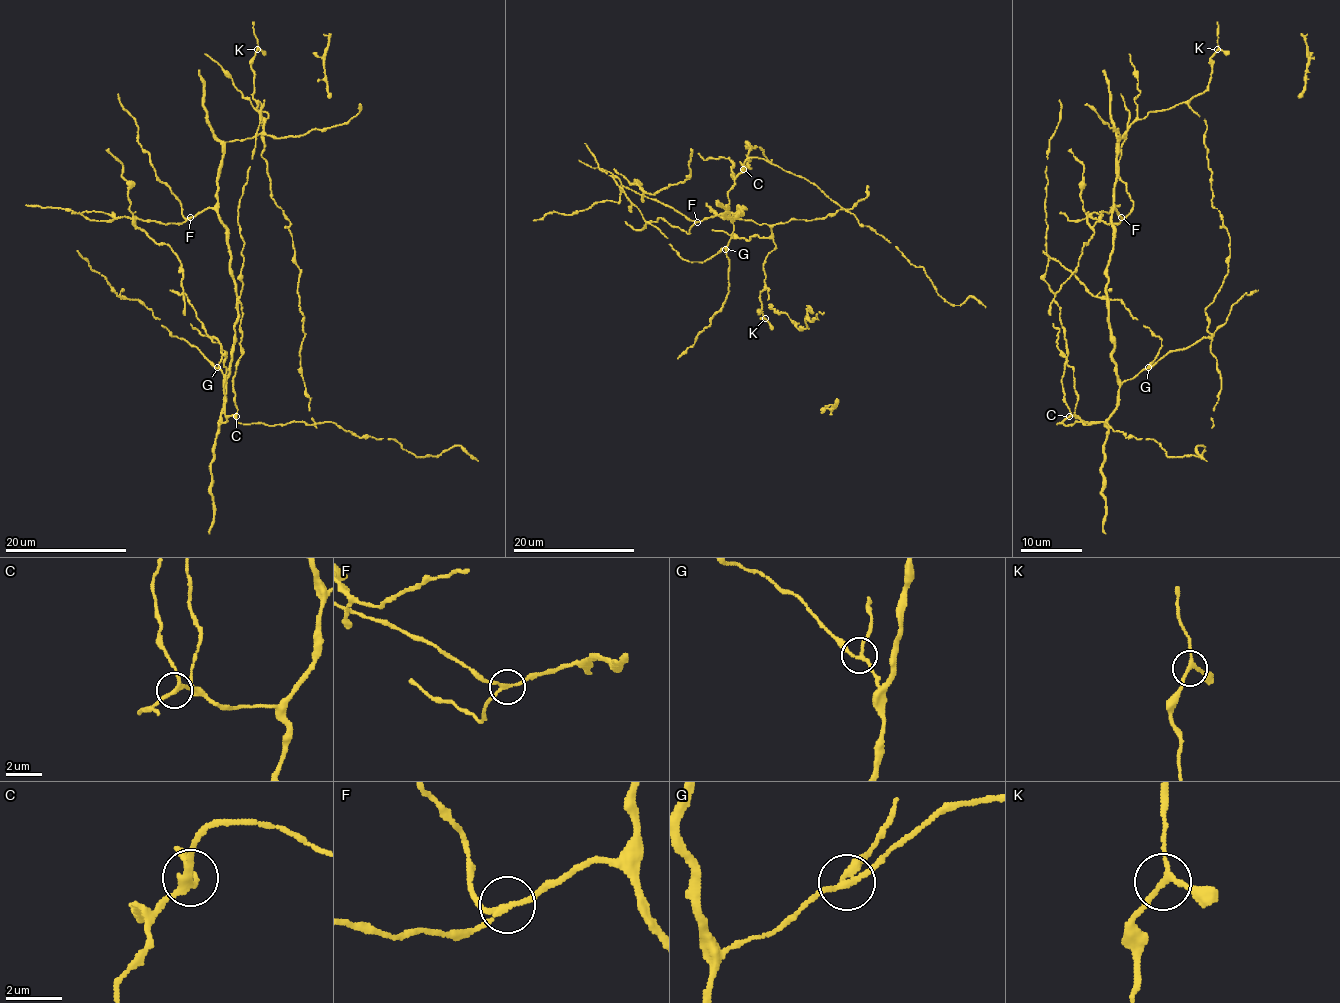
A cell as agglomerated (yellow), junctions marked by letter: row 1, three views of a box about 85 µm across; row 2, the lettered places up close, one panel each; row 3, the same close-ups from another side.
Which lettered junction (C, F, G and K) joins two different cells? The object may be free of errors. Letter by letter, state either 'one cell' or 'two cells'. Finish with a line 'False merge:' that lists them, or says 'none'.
C: one cell
F: one cell
G: one cell
K: one cell
False merge: none

